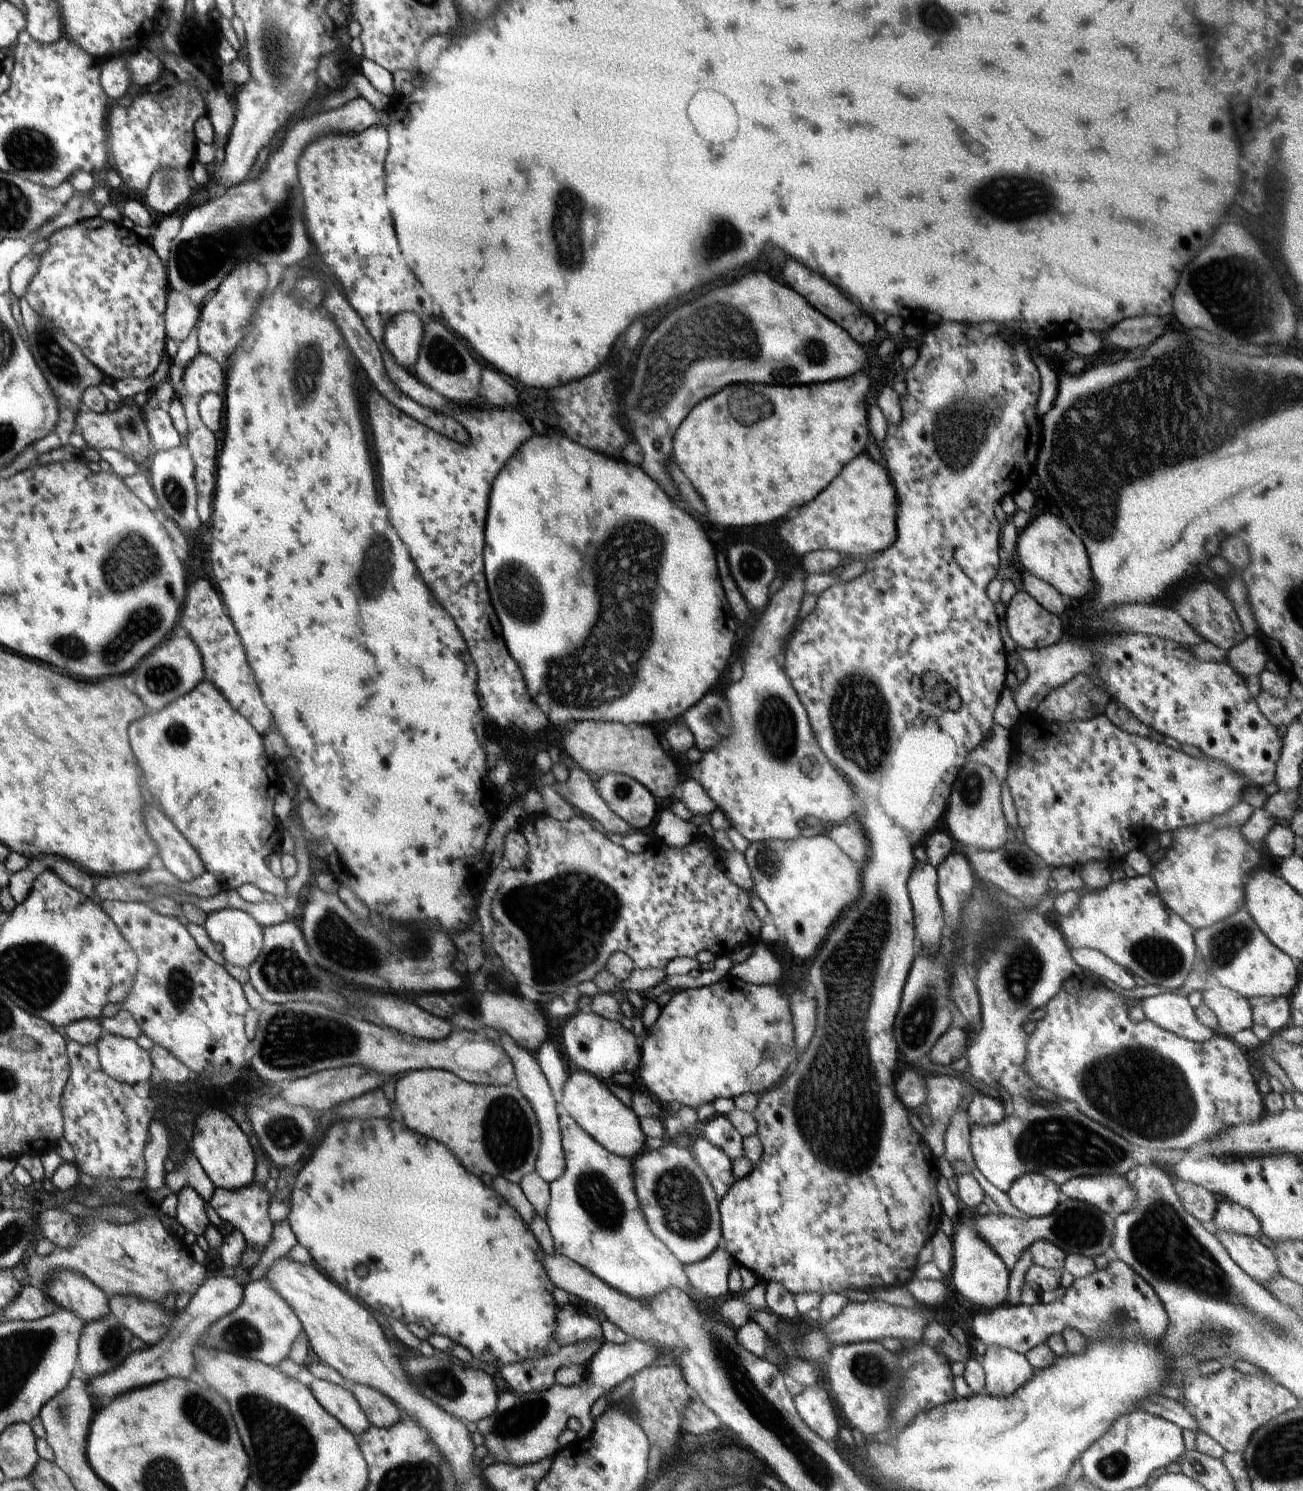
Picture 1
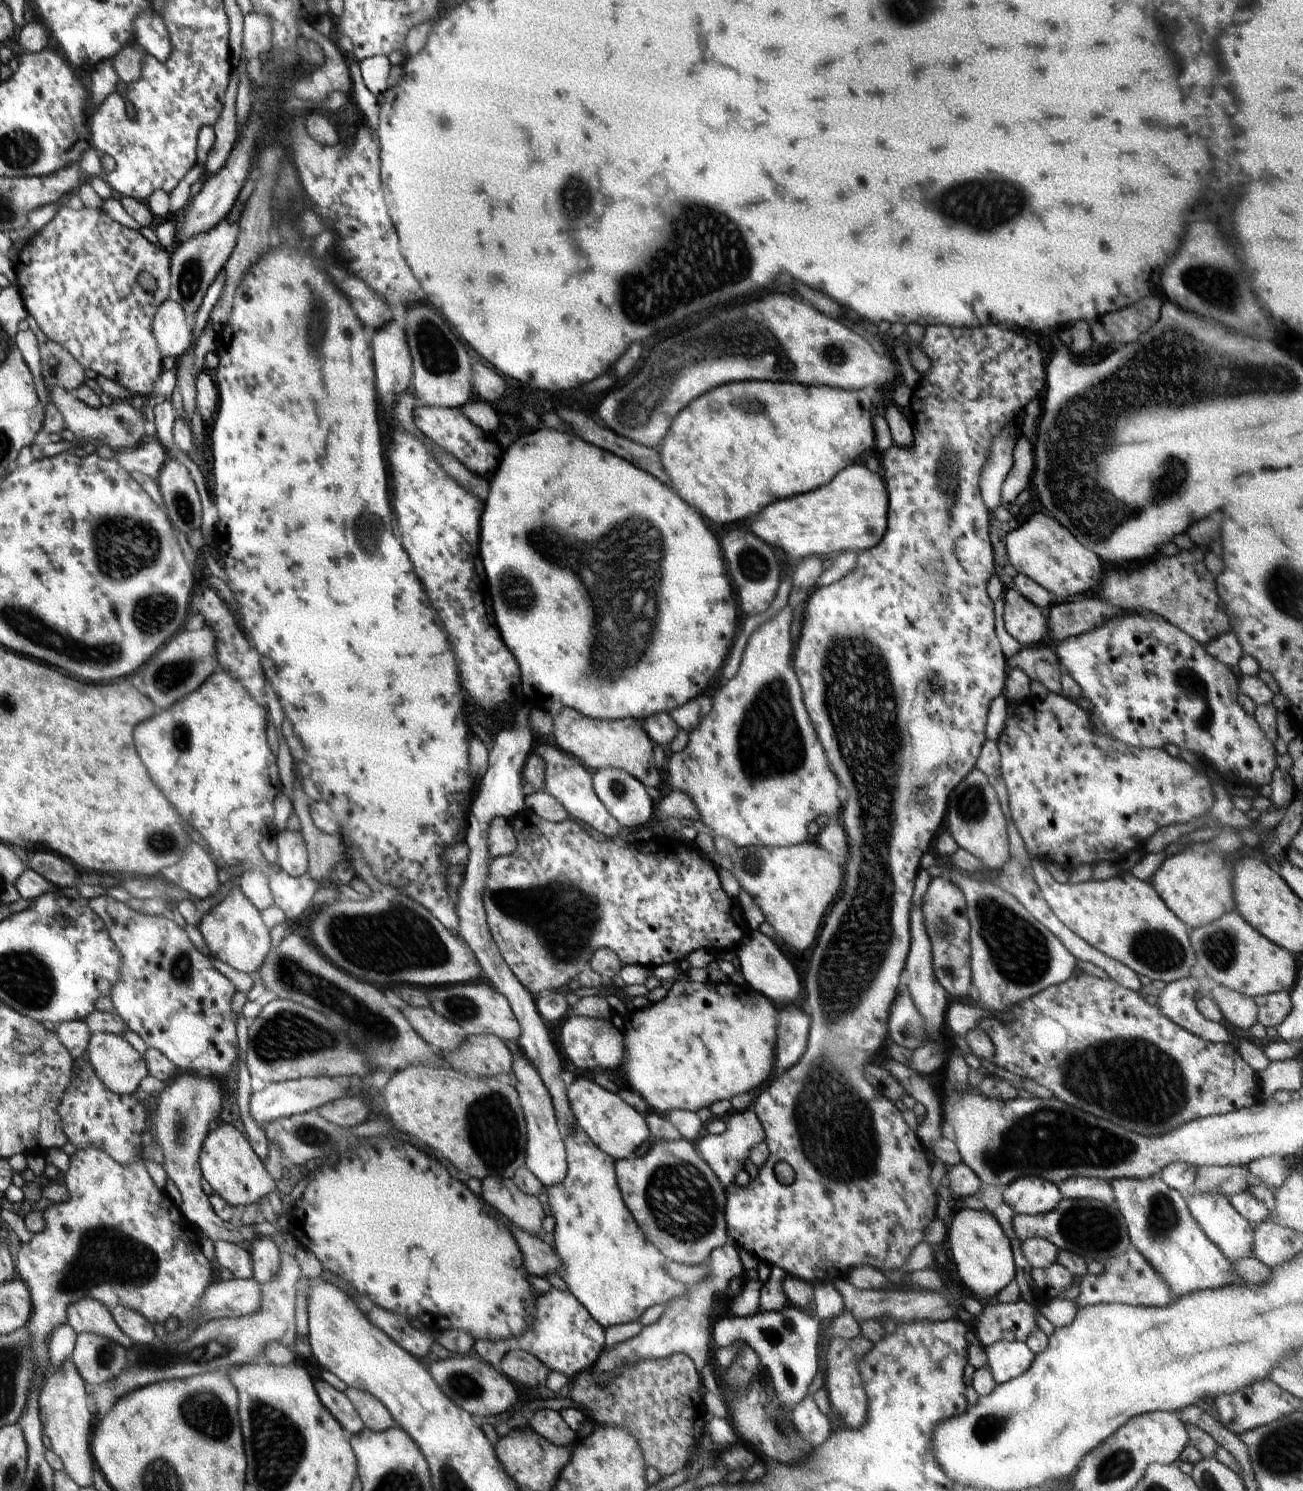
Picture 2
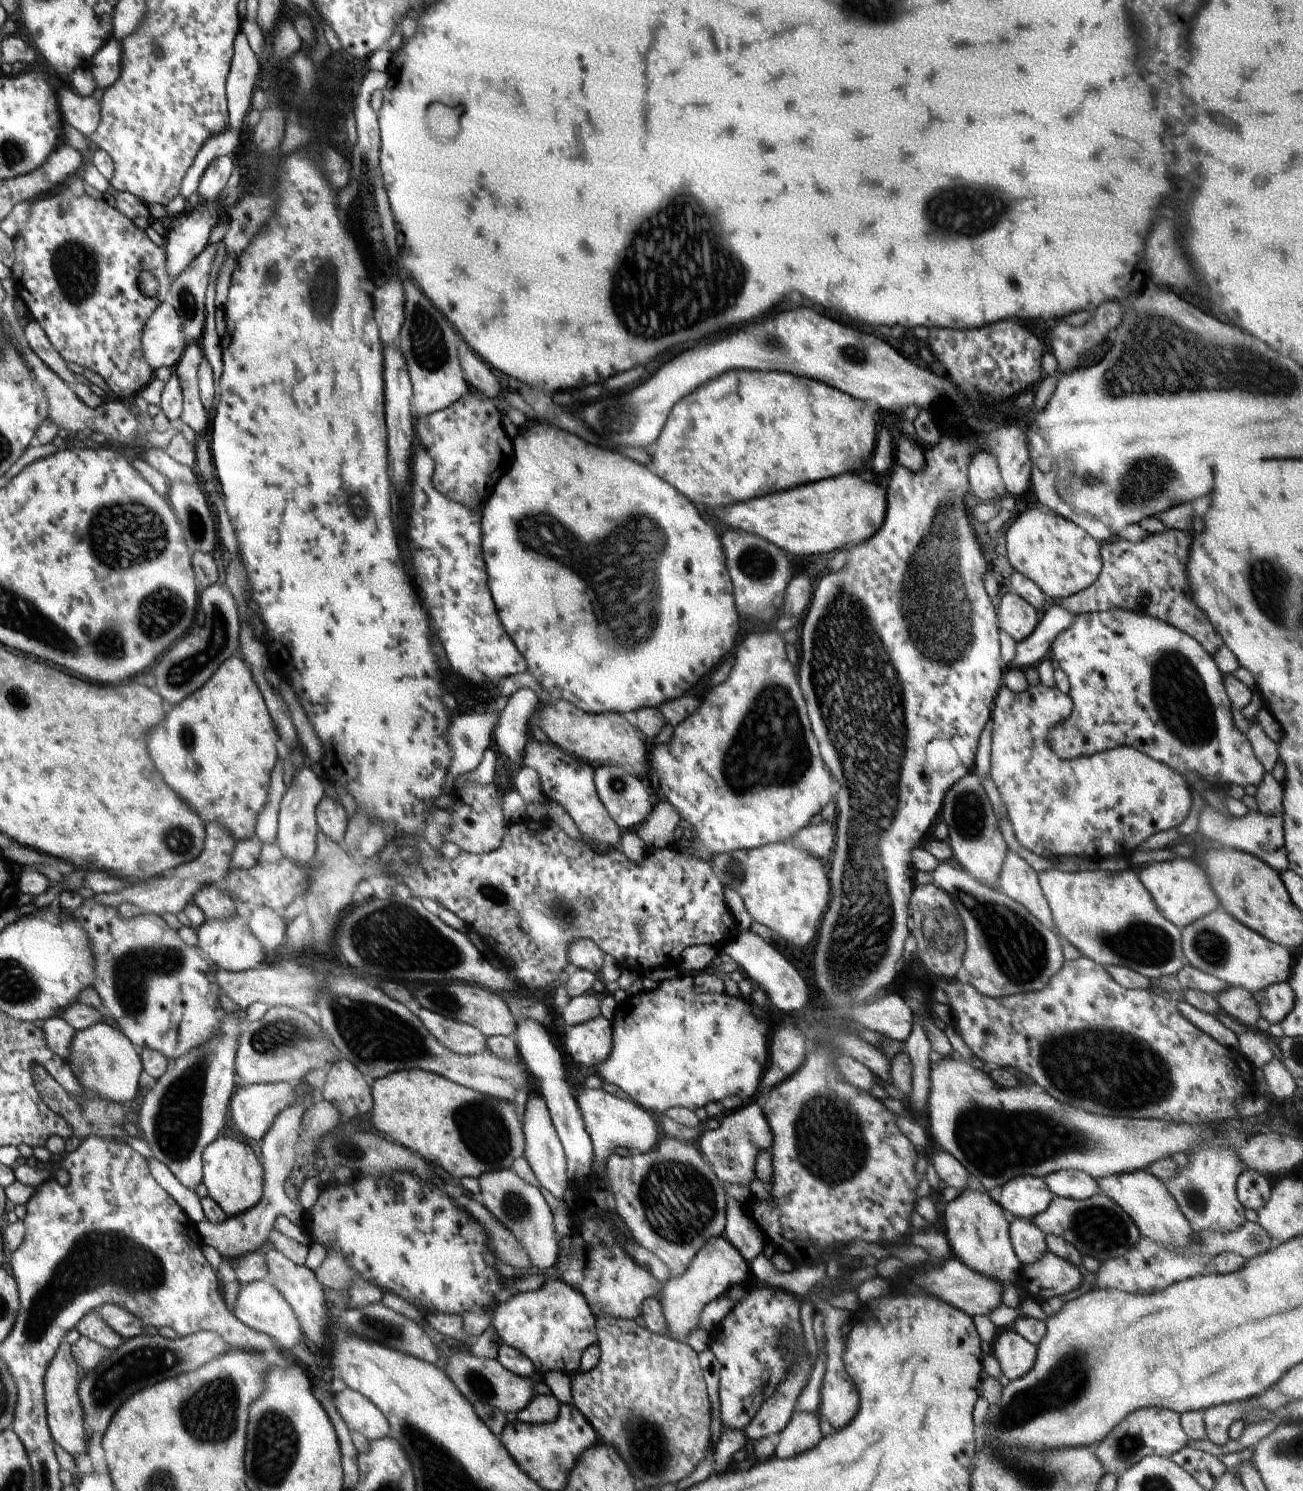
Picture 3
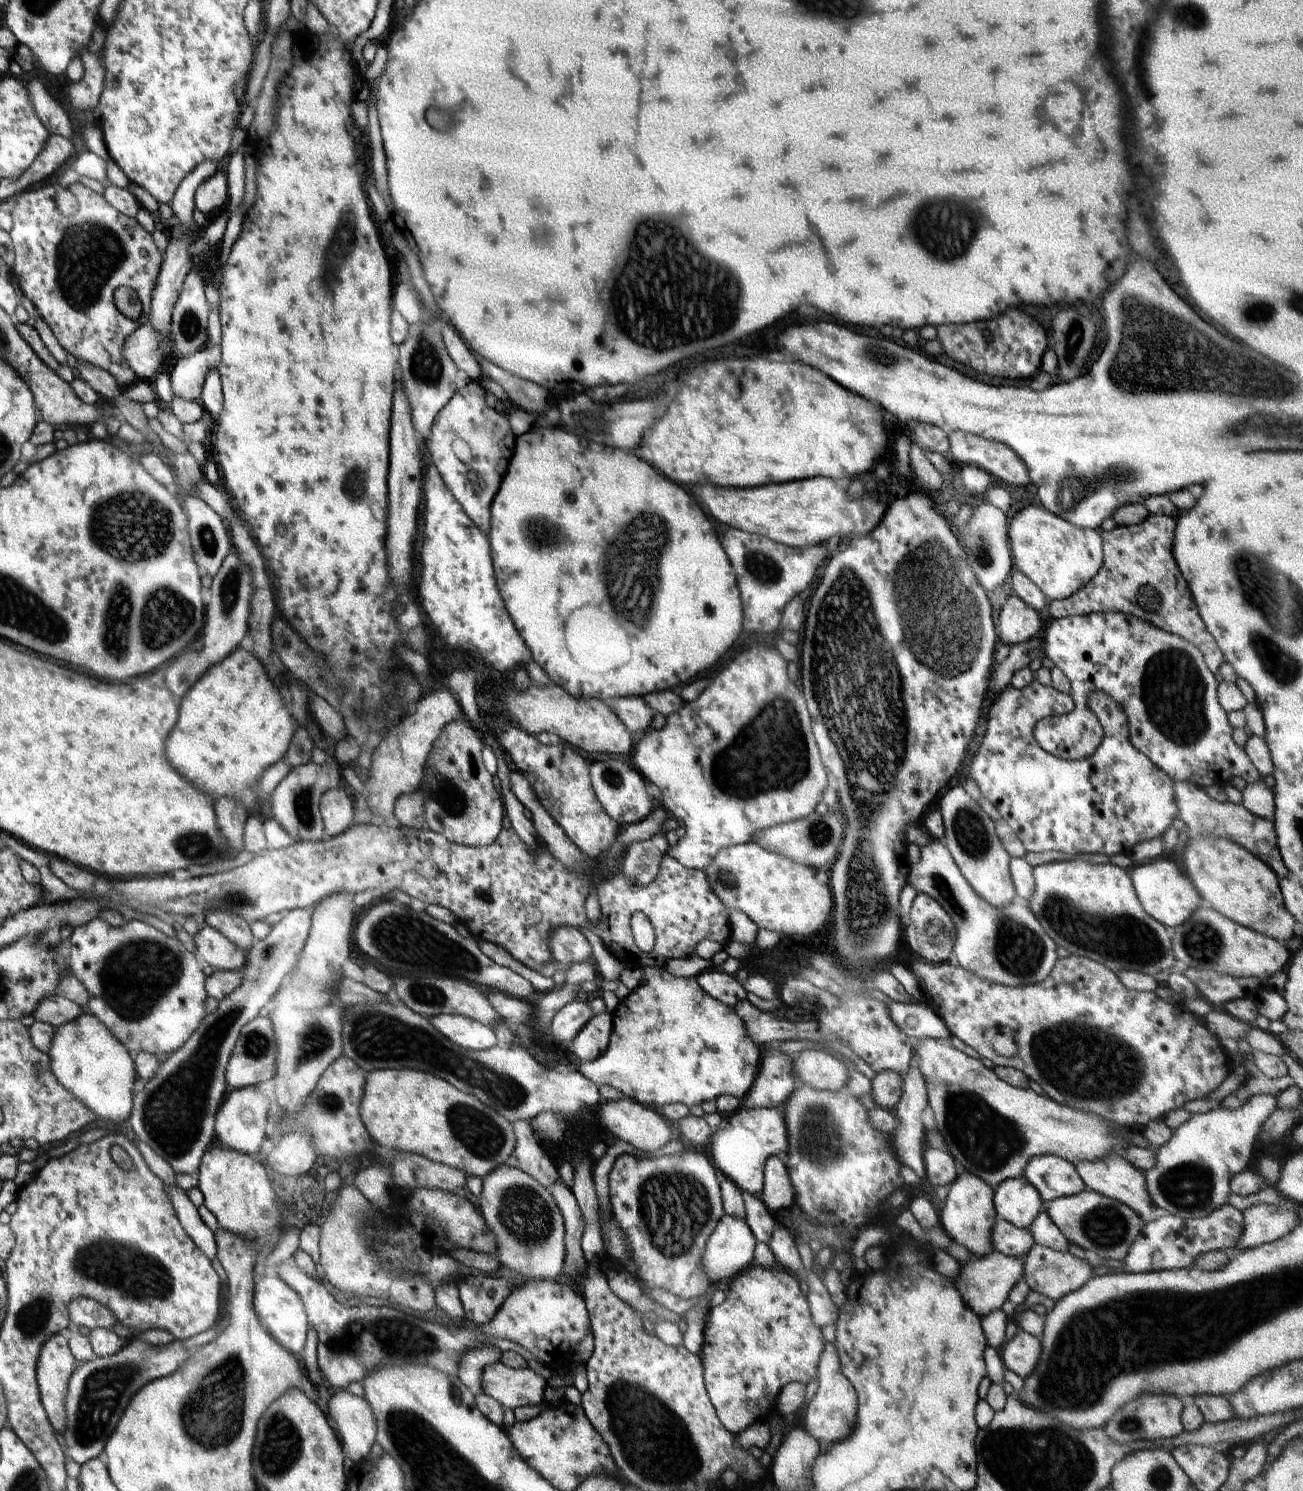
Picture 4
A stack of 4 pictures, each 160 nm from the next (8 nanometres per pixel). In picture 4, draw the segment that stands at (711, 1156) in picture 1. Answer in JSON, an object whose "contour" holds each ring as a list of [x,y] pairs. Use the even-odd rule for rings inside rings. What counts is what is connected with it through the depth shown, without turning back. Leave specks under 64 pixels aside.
{"contour":[[[743,1104],[729,1116],[727,1124],[713,1131],[709,1140],[713,1166],[734,1181],[742,1191],[761,1197],[765,1160],[770,1155],[787,1152],[789,1147],[783,1106],[754,1108]]]}

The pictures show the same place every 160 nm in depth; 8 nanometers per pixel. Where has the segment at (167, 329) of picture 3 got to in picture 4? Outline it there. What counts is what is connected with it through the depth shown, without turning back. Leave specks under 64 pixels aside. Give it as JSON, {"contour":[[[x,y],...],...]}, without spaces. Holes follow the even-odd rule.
{"contour":[[[145,322],[141,324],[124,343],[122,354],[124,355],[125,361],[128,361],[129,367],[136,373],[138,380],[150,381],[152,374],[156,374],[158,366],[162,364],[162,358],[167,355],[175,353],[173,342],[170,338],[170,342],[165,341],[161,332],[151,325],[151,322]]]}

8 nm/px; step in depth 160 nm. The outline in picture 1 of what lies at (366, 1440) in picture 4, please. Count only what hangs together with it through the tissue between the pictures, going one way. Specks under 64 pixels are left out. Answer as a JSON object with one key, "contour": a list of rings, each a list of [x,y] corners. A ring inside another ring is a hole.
{"contour":[[[355,1383],[350,1392],[372,1425],[387,1429],[401,1420],[401,1410],[380,1391]]]}

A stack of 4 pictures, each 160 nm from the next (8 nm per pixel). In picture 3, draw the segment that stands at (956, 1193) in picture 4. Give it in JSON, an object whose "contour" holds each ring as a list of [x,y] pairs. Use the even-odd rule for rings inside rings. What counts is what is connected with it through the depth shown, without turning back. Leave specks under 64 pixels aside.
{"contour":[[[961,1191],[953,1201],[946,1204],[940,1219],[944,1220],[942,1231],[958,1260],[981,1275],[993,1278],[1000,1284],[1017,1283],[1021,1280],[1022,1264],[1014,1252],[1009,1223],[1003,1208],[986,1193]]]}

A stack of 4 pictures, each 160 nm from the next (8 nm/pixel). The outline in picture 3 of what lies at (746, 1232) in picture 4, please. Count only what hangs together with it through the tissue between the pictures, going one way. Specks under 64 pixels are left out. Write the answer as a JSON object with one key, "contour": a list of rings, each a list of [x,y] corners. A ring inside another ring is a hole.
{"contour":[[[723,1235],[712,1237],[694,1255],[684,1274],[672,1277],[662,1284],[662,1296],[659,1299],[665,1316],[668,1338],[686,1343],[686,1336],[699,1328],[700,1315],[704,1307],[720,1296],[725,1296],[734,1284],[746,1285],[751,1272],[747,1260]]]}

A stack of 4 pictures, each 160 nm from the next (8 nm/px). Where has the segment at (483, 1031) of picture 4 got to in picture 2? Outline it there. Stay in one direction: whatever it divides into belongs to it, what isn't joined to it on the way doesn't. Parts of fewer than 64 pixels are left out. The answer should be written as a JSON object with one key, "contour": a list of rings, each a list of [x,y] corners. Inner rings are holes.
{"contour":[[[382,990],[386,1000],[404,1012],[407,1021],[415,1028],[415,1031],[430,1045],[434,1045],[440,1051],[457,1050],[460,1043],[467,1039],[467,1032],[454,1024],[451,1020],[445,1019],[434,1009],[416,1007],[404,1004],[392,990]]]}

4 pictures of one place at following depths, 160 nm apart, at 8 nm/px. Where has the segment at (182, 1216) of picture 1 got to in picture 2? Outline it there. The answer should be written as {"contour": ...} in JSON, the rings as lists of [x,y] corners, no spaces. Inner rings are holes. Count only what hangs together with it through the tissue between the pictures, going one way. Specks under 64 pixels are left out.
{"contour":[[[180,1072],[178,1079],[167,1084],[160,1098],[157,1098],[156,1111],[154,1115],[149,1115],[149,1129],[153,1133],[154,1140],[164,1152],[163,1169],[180,1191],[182,1204],[178,1208],[186,1220],[213,1242],[217,1240],[225,1240],[234,1244],[240,1244],[244,1240],[252,1242],[258,1238],[258,1233],[254,1230],[255,1223],[243,1225],[230,1221],[224,1222],[212,1210],[209,1196],[202,1191],[200,1186],[200,1180],[203,1177],[199,1163],[200,1149],[208,1131],[218,1121],[221,1111],[222,1096],[216,1079],[208,1074]]]}

